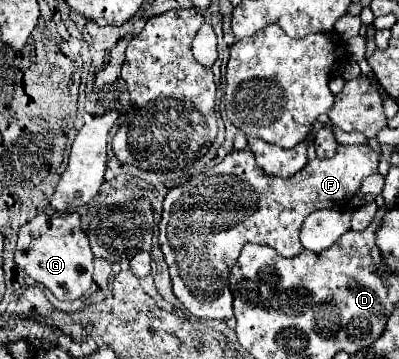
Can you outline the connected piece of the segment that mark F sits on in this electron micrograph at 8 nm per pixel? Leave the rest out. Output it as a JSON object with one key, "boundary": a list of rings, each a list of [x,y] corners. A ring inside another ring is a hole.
{"boundary":[[[367,144],[339,146],[337,154],[329,160],[311,160],[307,166],[291,178],[279,178],[265,174],[249,150],[233,150],[219,164],[201,172],[199,176],[171,188],[163,200],[163,216],[159,222],[159,246],[169,266],[173,294],[179,302],[197,318],[219,318],[227,320],[233,316],[233,294],[227,284],[229,270],[237,264],[239,252],[247,242],[273,246],[281,256],[293,258],[303,246],[299,232],[303,220],[321,208],[341,210],[359,192],[363,178],[377,174],[377,152]]]}

